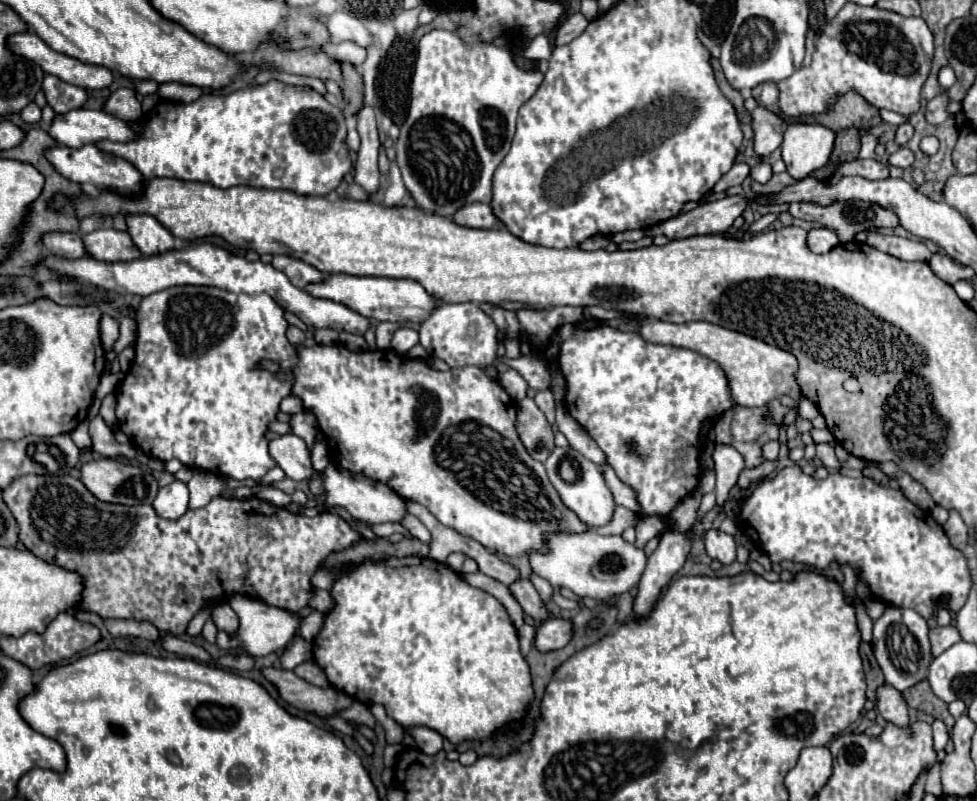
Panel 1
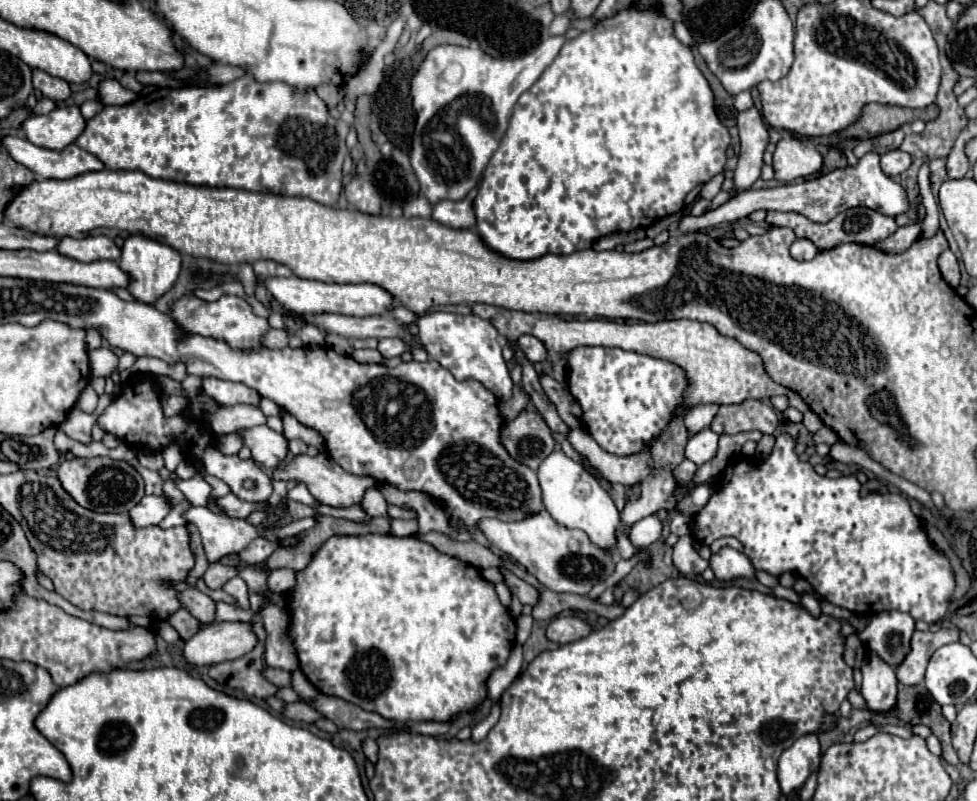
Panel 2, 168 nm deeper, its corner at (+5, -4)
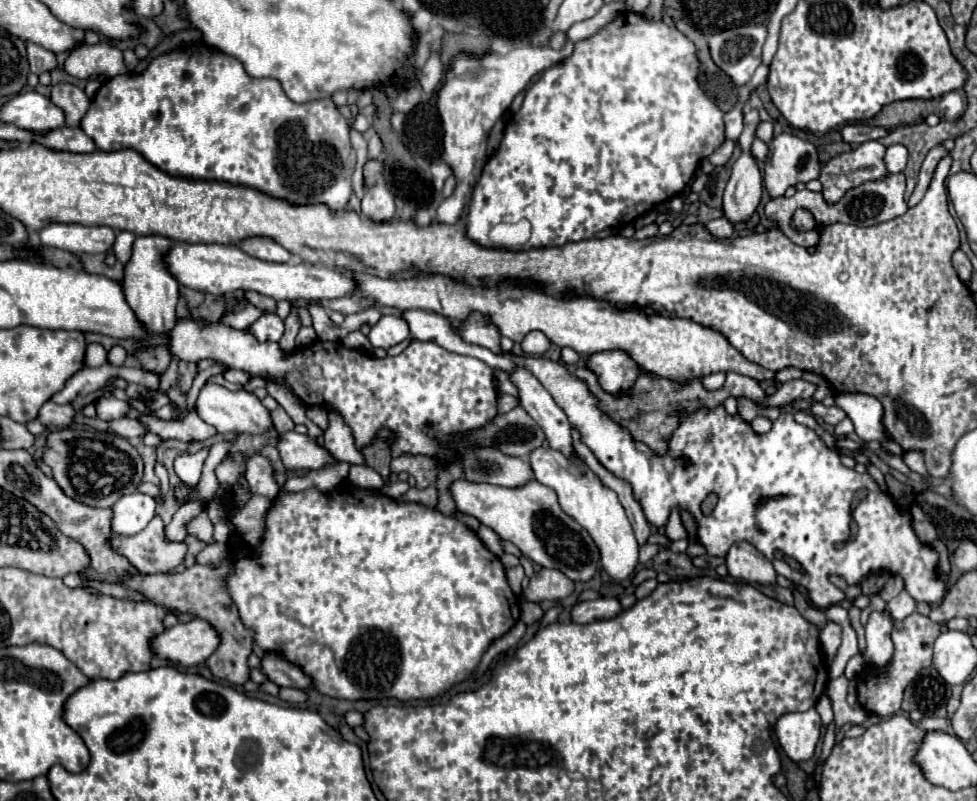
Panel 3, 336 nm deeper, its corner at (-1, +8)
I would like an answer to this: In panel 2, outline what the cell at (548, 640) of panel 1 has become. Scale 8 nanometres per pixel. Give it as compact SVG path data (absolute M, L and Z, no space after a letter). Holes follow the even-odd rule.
M568 615L568 617L558 617L550 623L548 627L548 639L556 641L560 645L578 641L582 637L586 637L592 631L590 623L576 617L576 615Z

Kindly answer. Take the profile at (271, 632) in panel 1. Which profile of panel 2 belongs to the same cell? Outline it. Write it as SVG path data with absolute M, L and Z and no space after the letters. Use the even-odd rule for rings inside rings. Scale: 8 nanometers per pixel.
M216 623L184 643L184 659L190 665L218 665L222 661L238 659L258 643L250 623Z

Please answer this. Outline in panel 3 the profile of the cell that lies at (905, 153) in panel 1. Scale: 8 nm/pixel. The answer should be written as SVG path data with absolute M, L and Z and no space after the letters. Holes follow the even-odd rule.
M896 143L896 145L888 147L884 163L886 163L886 169L890 173L902 173L906 167L906 159L908 159L908 149L904 145Z

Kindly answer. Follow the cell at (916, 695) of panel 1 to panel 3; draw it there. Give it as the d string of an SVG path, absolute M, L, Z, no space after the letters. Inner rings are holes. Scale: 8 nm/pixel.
M934 667L922 669L918 677L904 689L902 709L918 709L926 717L948 717L946 703L952 697L952 687L936 673Z

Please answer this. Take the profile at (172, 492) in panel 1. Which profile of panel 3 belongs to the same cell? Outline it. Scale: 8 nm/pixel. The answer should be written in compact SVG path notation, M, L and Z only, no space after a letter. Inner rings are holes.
M132 493L128 497L122 497L114 509L112 529L118 535L136 535L140 533L156 515L156 499L144 493Z

